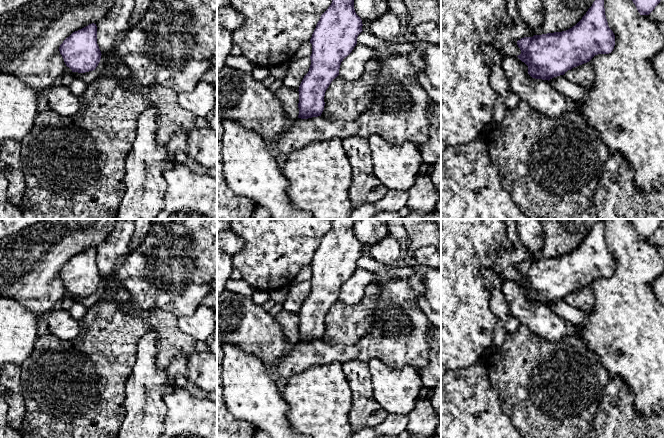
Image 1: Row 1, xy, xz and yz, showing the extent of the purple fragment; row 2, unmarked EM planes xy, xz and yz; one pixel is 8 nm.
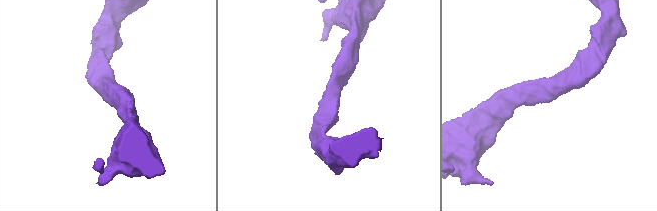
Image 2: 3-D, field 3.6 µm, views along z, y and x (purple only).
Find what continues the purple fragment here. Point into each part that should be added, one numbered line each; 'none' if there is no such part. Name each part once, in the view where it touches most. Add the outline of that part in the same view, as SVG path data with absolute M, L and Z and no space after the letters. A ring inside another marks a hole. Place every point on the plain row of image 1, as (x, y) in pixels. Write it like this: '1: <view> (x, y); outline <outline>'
none

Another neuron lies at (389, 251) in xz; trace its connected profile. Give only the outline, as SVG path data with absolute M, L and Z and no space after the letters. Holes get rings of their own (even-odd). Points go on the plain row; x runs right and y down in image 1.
M388 235L369 247L369 255L385 266L397 267L404 255L404 245Z

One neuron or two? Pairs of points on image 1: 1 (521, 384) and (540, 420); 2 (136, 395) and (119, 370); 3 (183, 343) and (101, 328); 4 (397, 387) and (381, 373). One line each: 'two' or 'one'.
1: one
2: two
3: one
4: one

